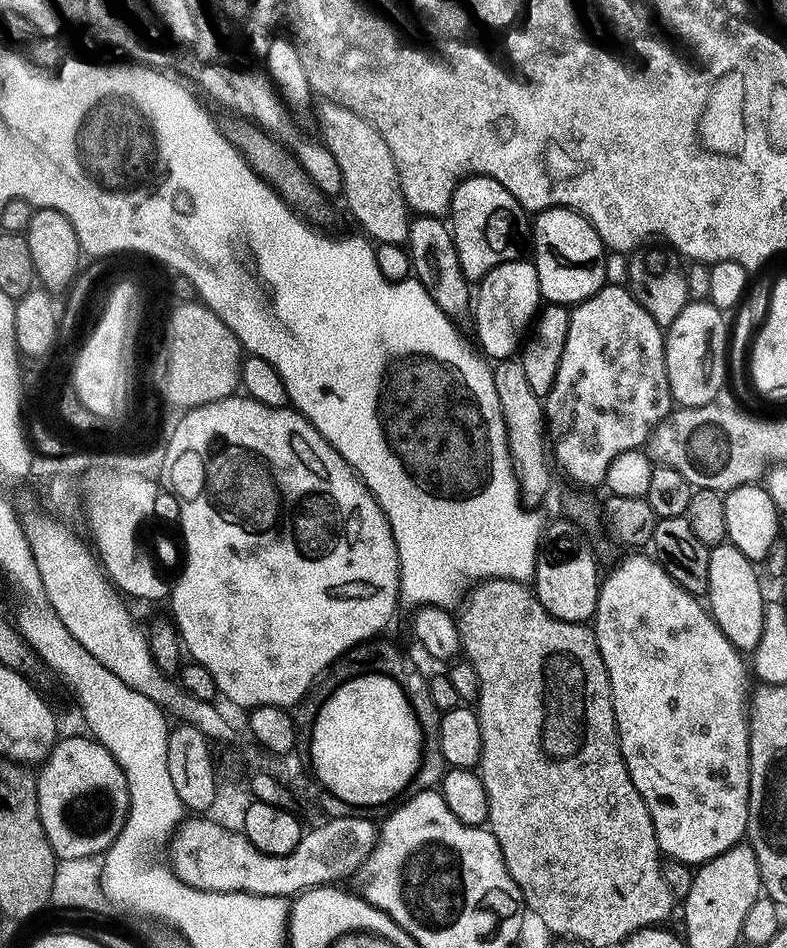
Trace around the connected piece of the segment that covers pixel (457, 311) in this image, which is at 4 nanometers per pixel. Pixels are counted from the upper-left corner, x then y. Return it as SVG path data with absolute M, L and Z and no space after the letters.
M417 215L409 221L406 250L415 279L434 298L437 306L453 320L469 315L472 308L472 290L461 272L451 231L439 217Z

